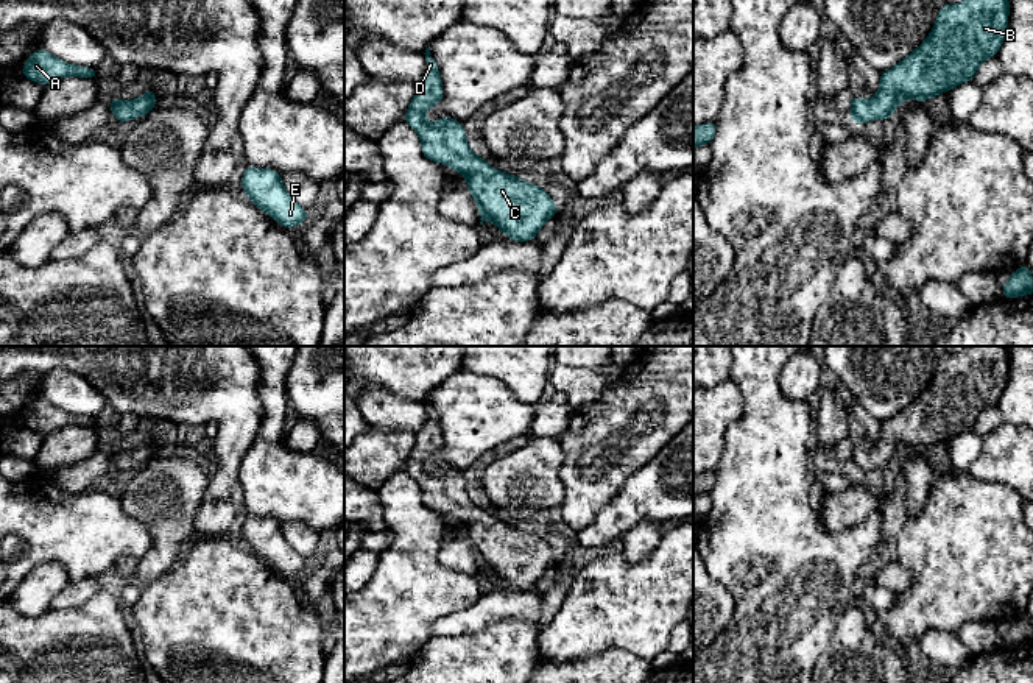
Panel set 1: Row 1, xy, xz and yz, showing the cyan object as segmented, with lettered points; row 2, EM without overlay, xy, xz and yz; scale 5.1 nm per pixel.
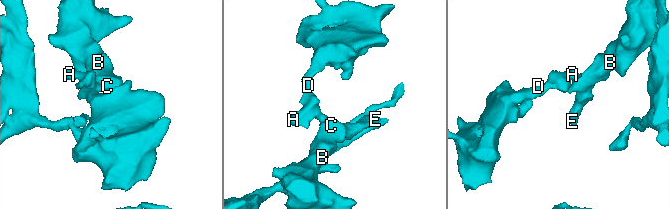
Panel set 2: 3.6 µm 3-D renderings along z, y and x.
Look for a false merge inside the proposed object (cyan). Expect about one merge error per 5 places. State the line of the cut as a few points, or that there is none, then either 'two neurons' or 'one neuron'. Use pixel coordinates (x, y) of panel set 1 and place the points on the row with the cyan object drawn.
no cut | one neuron

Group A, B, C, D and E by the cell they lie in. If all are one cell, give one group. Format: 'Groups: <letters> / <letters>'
Groups: A B C D E

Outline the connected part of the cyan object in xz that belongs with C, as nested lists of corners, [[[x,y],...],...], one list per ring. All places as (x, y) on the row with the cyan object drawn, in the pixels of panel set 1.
[[[430,45],[424,55],[427,72],[416,84],[414,98],[404,117],[404,122],[421,137],[422,154],[467,178],[467,190],[478,204],[480,225],[491,220],[511,240],[533,240],[545,221],[559,212],[559,207],[541,186],[491,168],[483,157],[474,154],[466,142],[461,122],[447,115],[436,123],[425,120],[425,111],[442,100],[444,90],[438,62],[430,56]]]

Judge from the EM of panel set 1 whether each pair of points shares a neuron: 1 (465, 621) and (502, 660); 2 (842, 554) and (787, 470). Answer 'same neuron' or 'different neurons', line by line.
1: different neurons
2: same neuron

